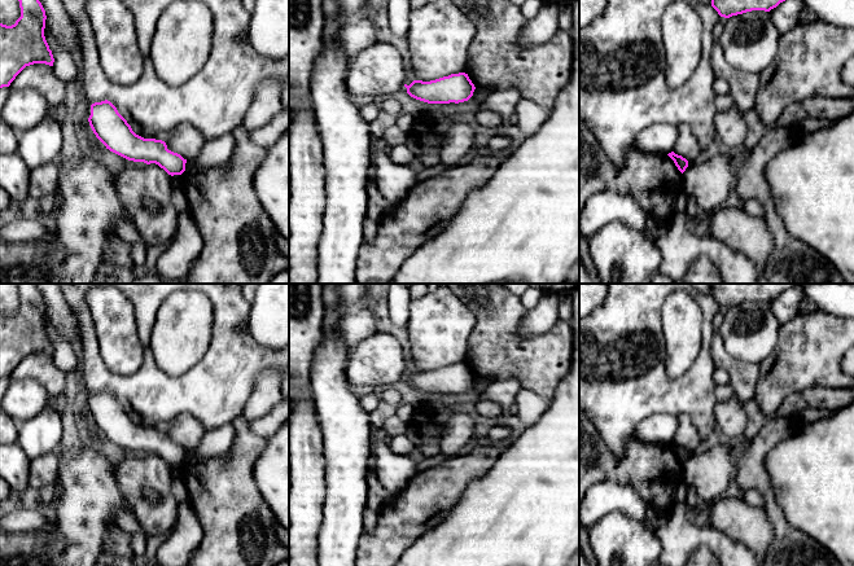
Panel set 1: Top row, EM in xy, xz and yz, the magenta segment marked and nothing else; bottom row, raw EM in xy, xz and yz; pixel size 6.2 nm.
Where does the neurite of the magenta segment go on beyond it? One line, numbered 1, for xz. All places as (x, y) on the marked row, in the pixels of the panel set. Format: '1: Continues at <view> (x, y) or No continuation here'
1: No continuation here

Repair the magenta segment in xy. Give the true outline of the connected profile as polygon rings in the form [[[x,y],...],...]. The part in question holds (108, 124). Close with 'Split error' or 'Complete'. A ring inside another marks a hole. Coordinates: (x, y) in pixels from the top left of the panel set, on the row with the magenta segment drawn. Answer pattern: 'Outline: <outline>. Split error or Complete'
Outline: [[[108,100],[91,105],[89,126],[110,152],[133,162],[156,163],[168,175],[181,175],[187,159],[167,149],[162,140],[136,135],[117,108]]]. Complete

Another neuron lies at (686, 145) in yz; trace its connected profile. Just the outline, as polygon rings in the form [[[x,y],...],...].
[[[678,124],[678,139],[673,152],[692,162],[700,158],[701,149],[688,126]]]

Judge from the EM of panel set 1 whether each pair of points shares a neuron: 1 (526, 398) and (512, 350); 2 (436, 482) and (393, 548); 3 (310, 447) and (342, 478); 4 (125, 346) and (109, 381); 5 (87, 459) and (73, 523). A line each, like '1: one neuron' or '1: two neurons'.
1: two neurons
2: one neuron
3: two neurons
4: two neurons
5: one neuron

